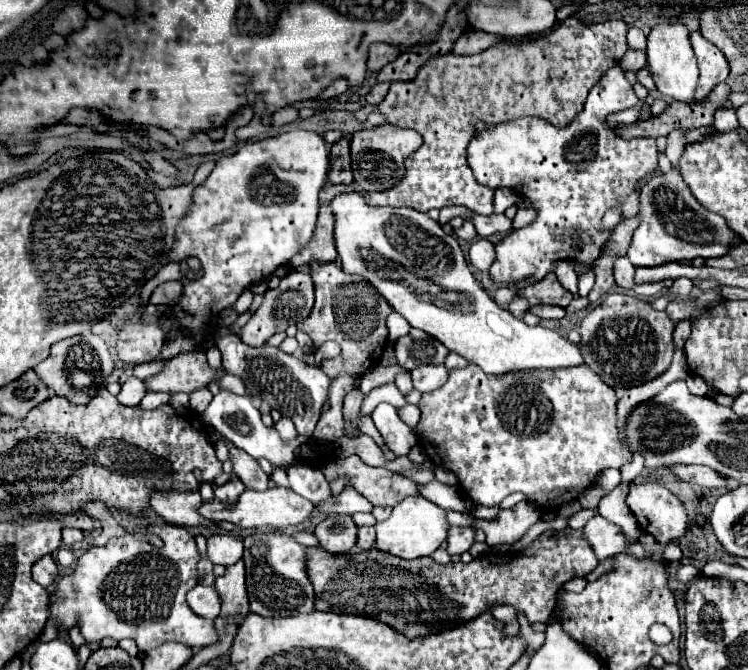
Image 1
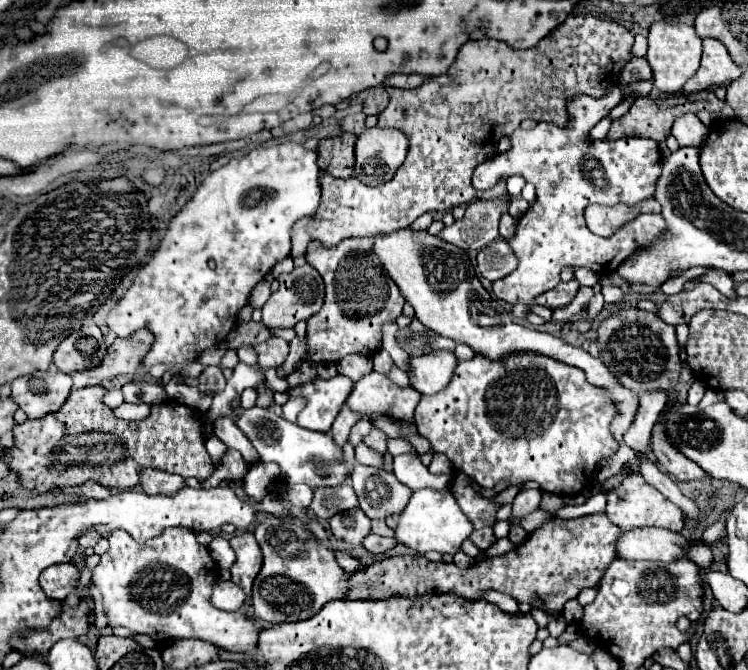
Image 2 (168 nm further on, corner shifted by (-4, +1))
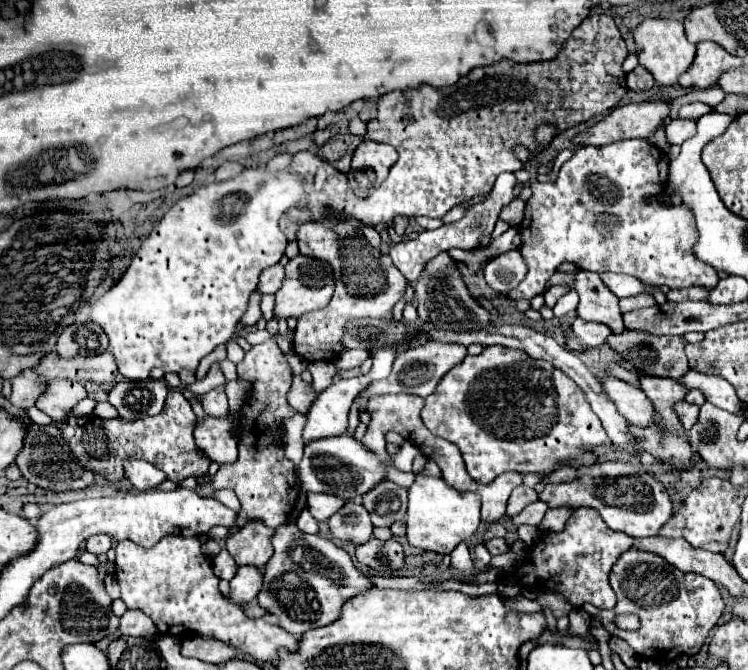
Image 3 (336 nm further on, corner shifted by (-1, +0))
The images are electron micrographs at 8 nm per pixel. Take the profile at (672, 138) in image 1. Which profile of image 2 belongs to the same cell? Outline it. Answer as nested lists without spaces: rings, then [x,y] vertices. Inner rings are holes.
[[[683,115],[673,123],[671,133],[677,139],[679,147],[701,147],[707,139],[709,129],[695,115]]]

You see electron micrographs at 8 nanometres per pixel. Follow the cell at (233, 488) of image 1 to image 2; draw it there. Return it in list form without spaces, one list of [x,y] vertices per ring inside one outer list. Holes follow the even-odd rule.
[[[227,449],[227,453],[225,453],[223,459],[221,459],[221,463],[214,468],[210,481],[204,481],[202,487],[204,489],[215,488],[224,480],[241,483],[243,477],[247,475],[247,471],[249,471],[249,465],[243,461],[243,457],[241,457],[237,451]]]

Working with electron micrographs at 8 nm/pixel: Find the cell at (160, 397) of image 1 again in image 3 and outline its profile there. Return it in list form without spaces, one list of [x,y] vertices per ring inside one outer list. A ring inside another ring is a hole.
[[[96,402],[96,406],[94,406],[94,412],[92,412],[92,416],[100,416],[100,418],[118,418],[118,412],[116,412],[116,408],[110,404],[110,402]]]

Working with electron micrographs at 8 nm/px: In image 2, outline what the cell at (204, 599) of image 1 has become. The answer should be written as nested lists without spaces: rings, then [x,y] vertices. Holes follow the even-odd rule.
[[[217,581],[213,585],[213,593],[211,593],[213,607],[223,611],[237,611],[243,607],[243,601],[245,601],[245,595],[239,589],[239,585],[231,581]]]

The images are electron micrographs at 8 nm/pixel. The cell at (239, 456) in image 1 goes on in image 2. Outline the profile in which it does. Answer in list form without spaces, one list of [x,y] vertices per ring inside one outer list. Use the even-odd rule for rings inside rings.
[[[219,417],[215,423],[215,435],[227,445],[227,449],[239,451],[247,465],[255,465],[259,461],[257,451],[253,449],[253,445],[249,445],[249,439],[237,429],[237,425],[231,419]]]

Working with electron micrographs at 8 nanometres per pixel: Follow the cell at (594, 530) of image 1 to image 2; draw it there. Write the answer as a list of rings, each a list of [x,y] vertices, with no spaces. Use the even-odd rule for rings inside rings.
[[[627,529],[617,537],[617,557],[621,559],[649,559],[649,561],[673,561],[679,557],[691,557],[699,567],[709,567],[713,555],[705,543],[689,543],[681,533],[667,529]]]

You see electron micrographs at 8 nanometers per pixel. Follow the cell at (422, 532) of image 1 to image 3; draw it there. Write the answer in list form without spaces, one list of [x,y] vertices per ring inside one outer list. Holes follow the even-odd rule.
[[[416,476],[408,488],[408,542],[422,550],[450,554],[460,542],[470,538],[480,524],[480,498],[478,494],[460,494],[446,486],[444,478]]]

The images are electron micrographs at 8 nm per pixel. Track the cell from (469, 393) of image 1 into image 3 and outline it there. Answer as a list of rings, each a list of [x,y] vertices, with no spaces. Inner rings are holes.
[[[488,346],[482,354],[466,356],[458,366],[454,366],[454,370],[442,378],[434,394],[426,398],[422,422],[432,434],[460,448],[468,474],[482,484],[490,484],[496,476],[508,470],[516,470],[520,474],[548,472],[554,466],[564,464],[564,460],[584,454],[584,448],[612,444],[574,380],[556,370],[550,362],[534,360],[522,350],[504,346]]]

